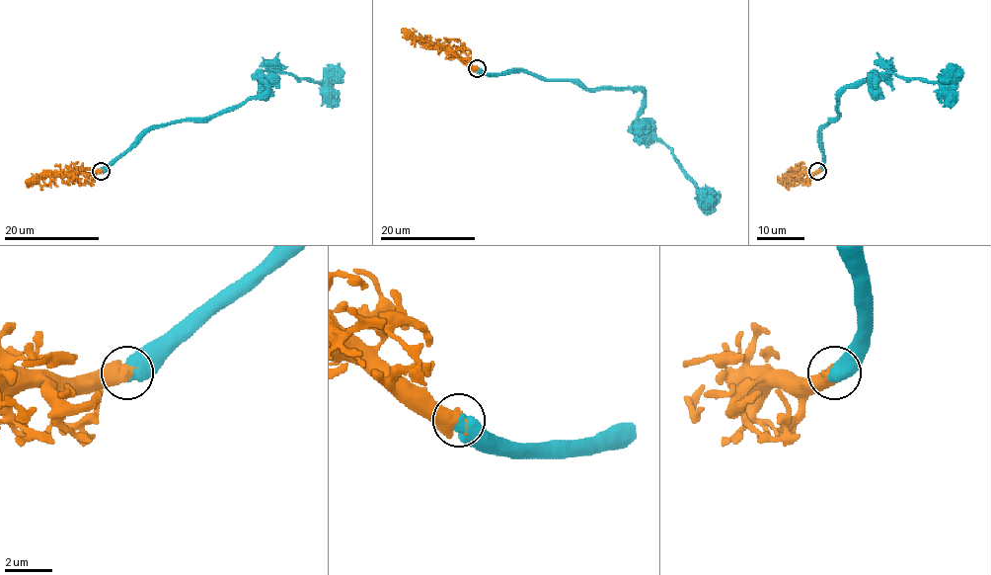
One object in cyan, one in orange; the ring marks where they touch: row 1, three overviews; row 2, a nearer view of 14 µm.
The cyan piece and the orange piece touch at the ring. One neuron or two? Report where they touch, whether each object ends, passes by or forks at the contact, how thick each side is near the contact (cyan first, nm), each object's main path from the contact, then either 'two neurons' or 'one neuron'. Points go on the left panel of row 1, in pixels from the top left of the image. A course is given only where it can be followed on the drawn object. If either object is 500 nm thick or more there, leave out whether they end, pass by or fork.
at (101, 171); 700 nm thick on the cyan side, 750 nm on the other; cyan runs (101, 171), (151, 129), (206, 122), (257, 99), (267, 88), (263, 82), (275, 72), (320, 82), (338, 107); orange runs (101, 171), (45, 173), (25, 182); one neuron

